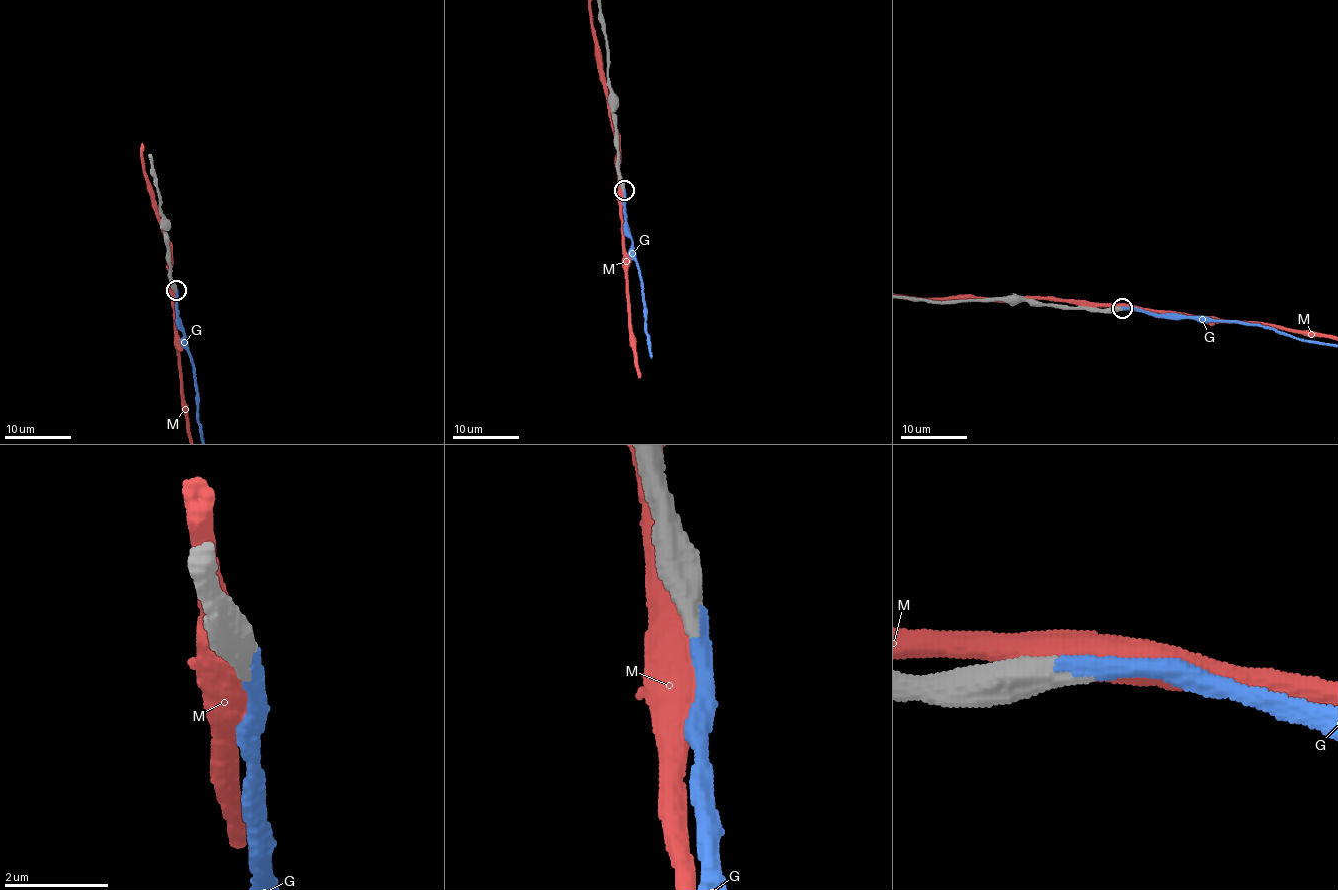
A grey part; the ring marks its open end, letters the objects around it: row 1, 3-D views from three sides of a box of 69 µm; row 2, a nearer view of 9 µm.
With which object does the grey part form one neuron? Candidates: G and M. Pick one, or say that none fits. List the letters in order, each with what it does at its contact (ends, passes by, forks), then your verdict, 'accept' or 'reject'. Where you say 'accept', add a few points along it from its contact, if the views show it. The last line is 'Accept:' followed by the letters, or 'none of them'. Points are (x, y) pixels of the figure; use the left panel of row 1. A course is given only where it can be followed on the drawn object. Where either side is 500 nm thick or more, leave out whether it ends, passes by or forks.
G: accept
M: reject
Accept: G

